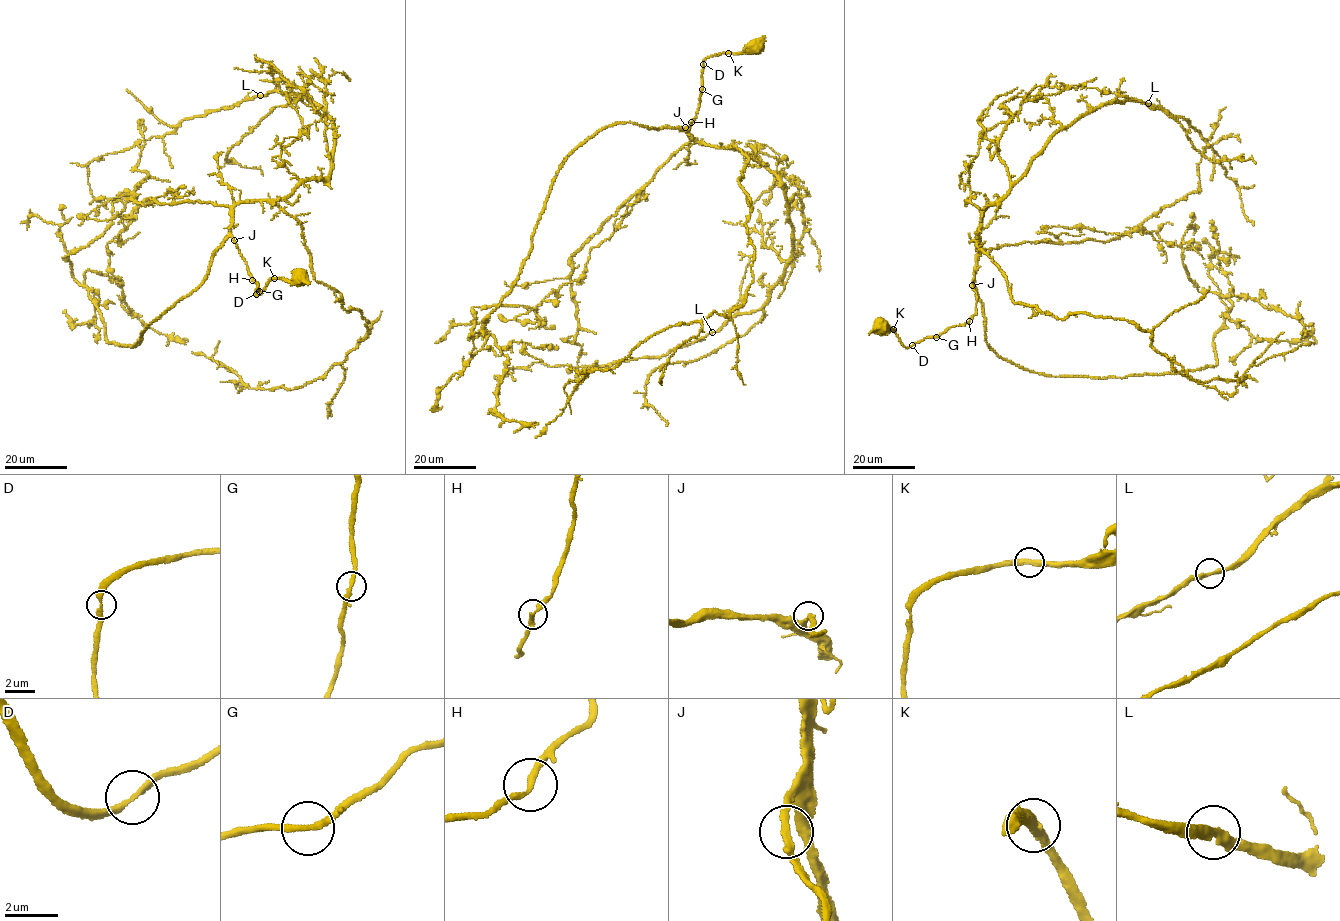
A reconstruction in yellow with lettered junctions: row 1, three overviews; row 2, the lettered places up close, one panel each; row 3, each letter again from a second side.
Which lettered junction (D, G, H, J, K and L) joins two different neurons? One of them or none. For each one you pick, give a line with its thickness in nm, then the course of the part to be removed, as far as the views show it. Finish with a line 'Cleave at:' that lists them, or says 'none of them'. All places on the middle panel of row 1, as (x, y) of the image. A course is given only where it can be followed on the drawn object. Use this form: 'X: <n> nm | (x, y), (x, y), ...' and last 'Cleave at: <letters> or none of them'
Cleave at: none of them

